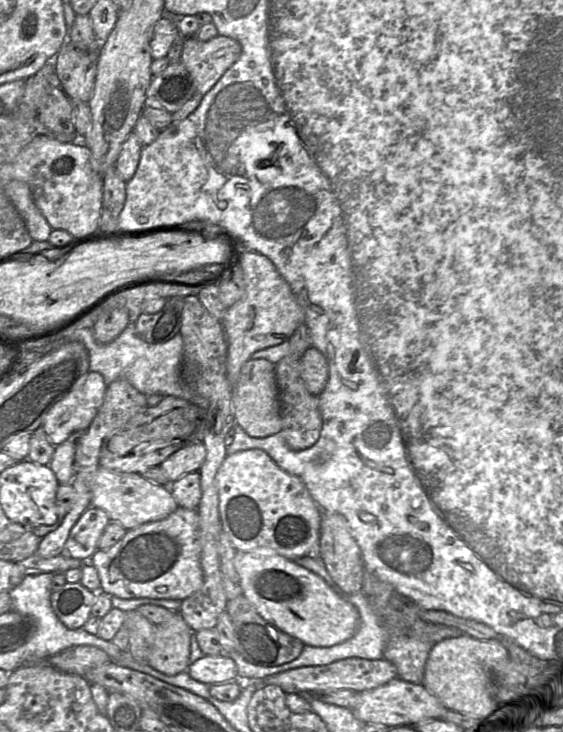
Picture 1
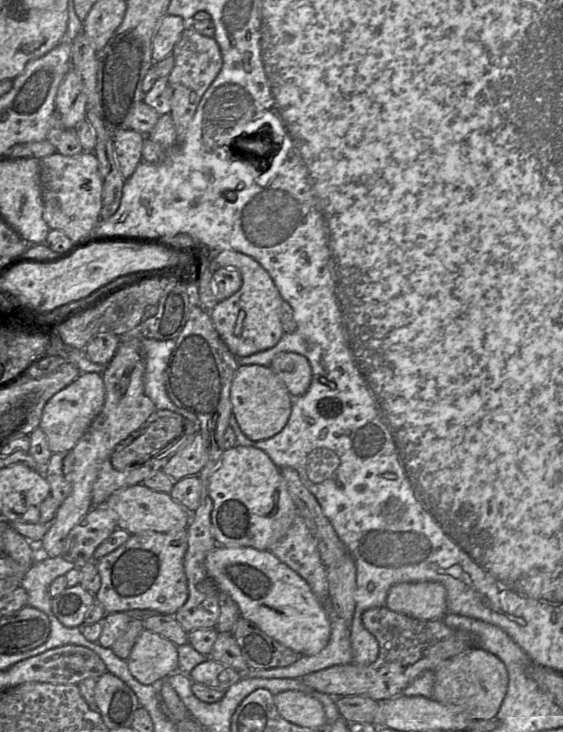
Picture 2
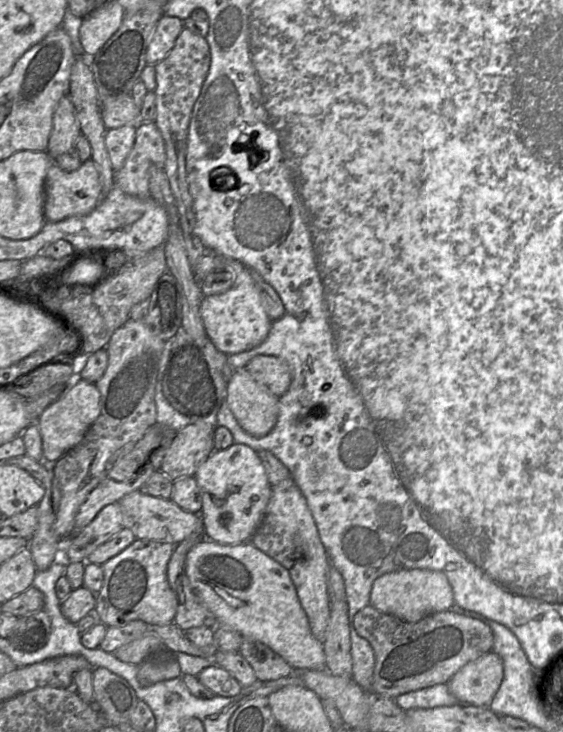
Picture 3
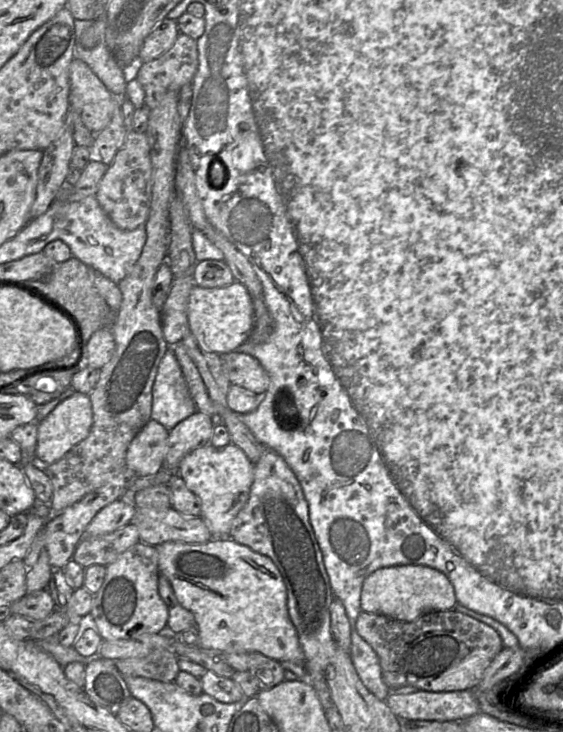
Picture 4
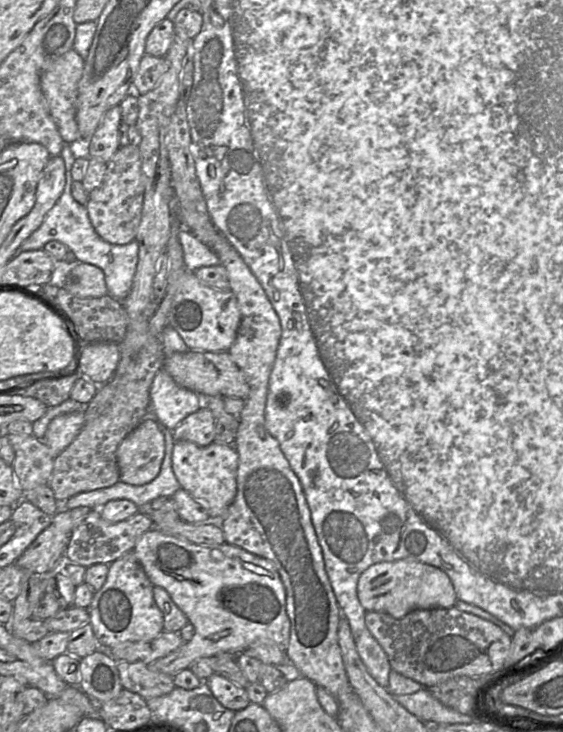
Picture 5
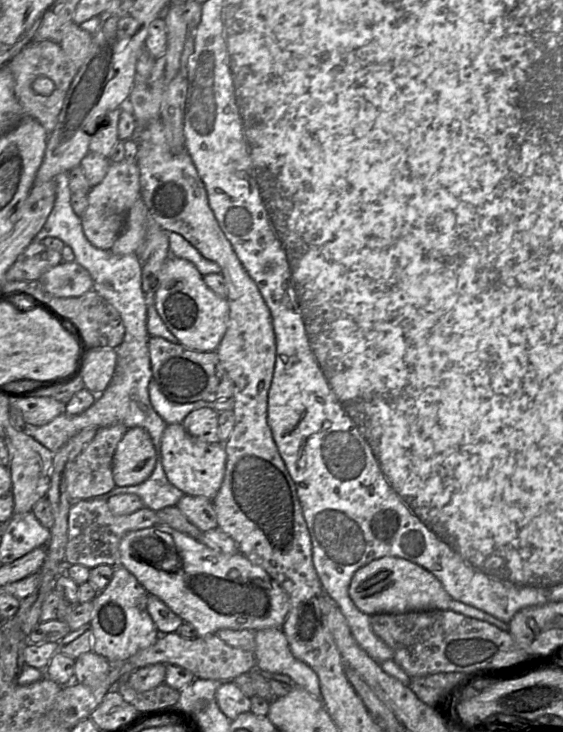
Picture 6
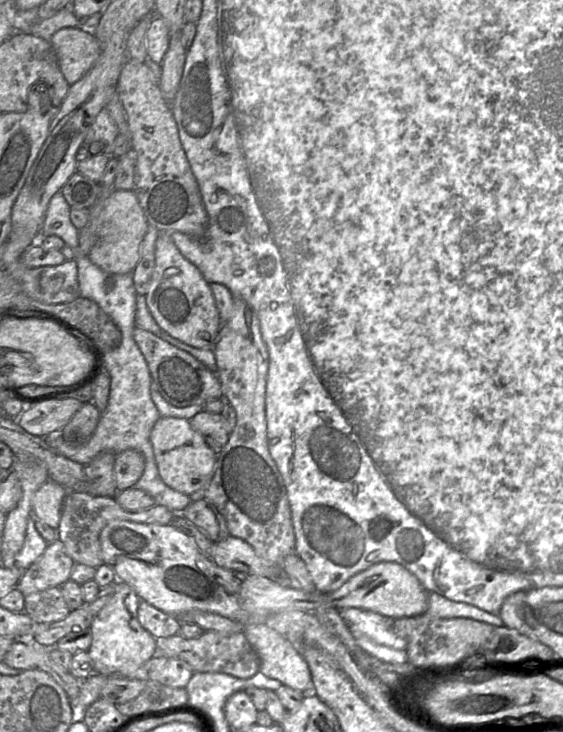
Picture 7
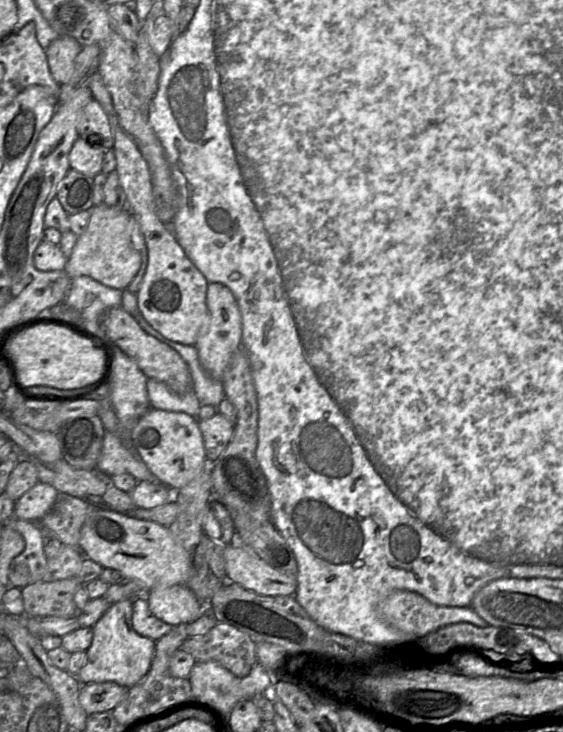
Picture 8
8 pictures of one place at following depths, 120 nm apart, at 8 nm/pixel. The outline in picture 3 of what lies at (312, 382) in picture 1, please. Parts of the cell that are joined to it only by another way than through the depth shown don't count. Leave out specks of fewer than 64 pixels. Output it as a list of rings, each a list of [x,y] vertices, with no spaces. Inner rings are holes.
[[[257,355],[244,367],[255,381],[267,387],[277,397],[289,389],[292,374],[288,364],[279,357]]]

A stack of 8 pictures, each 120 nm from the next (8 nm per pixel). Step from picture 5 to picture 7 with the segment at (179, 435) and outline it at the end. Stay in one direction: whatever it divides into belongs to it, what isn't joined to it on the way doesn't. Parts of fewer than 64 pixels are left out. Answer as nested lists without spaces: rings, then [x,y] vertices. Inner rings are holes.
[[[202,410],[190,419],[190,424],[216,454],[224,448],[229,439],[227,425],[220,414]]]

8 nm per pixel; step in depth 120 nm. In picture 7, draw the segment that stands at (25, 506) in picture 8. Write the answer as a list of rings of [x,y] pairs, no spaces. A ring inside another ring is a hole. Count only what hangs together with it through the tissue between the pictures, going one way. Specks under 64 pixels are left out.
[[[48,480],[32,499],[32,515],[57,530],[67,493],[68,490],[62,485]]]

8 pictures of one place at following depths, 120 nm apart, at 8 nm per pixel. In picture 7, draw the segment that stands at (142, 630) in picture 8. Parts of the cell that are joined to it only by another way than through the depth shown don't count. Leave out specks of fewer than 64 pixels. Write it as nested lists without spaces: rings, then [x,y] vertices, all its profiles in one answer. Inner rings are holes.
[[[141,601],[139,604],[138,620],[141,626],[156,639],[177,635],[182,627],[178,618],[164,613],[146,601]]]

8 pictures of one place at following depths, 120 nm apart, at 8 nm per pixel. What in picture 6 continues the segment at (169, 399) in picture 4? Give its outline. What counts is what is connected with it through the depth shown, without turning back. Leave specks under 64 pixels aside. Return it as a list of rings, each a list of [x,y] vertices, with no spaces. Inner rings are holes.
[[[153,378],[149,383],[149,398],[154,410],[168,425],[182,424],[186,416],[197,409],[214,409],[214,402],[196,401],[179,404],[168,400]]]

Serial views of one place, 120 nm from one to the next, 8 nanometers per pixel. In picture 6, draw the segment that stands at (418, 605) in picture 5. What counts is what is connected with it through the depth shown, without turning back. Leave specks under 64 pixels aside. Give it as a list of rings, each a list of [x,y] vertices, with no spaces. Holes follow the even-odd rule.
[[[396,557],[379,558],[359,568],[351,579],[348,594],[355,606],[369,616],[449,610],[452,600],[431,572],[411,561]]]

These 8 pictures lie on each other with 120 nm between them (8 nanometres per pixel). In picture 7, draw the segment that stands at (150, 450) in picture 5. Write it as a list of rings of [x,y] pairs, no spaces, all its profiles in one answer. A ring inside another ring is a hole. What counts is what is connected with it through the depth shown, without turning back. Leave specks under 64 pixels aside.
[[[128,449],[116,454],[114,478],[118,492],[133,487],[141,478],[145,458],[140,451]]]

